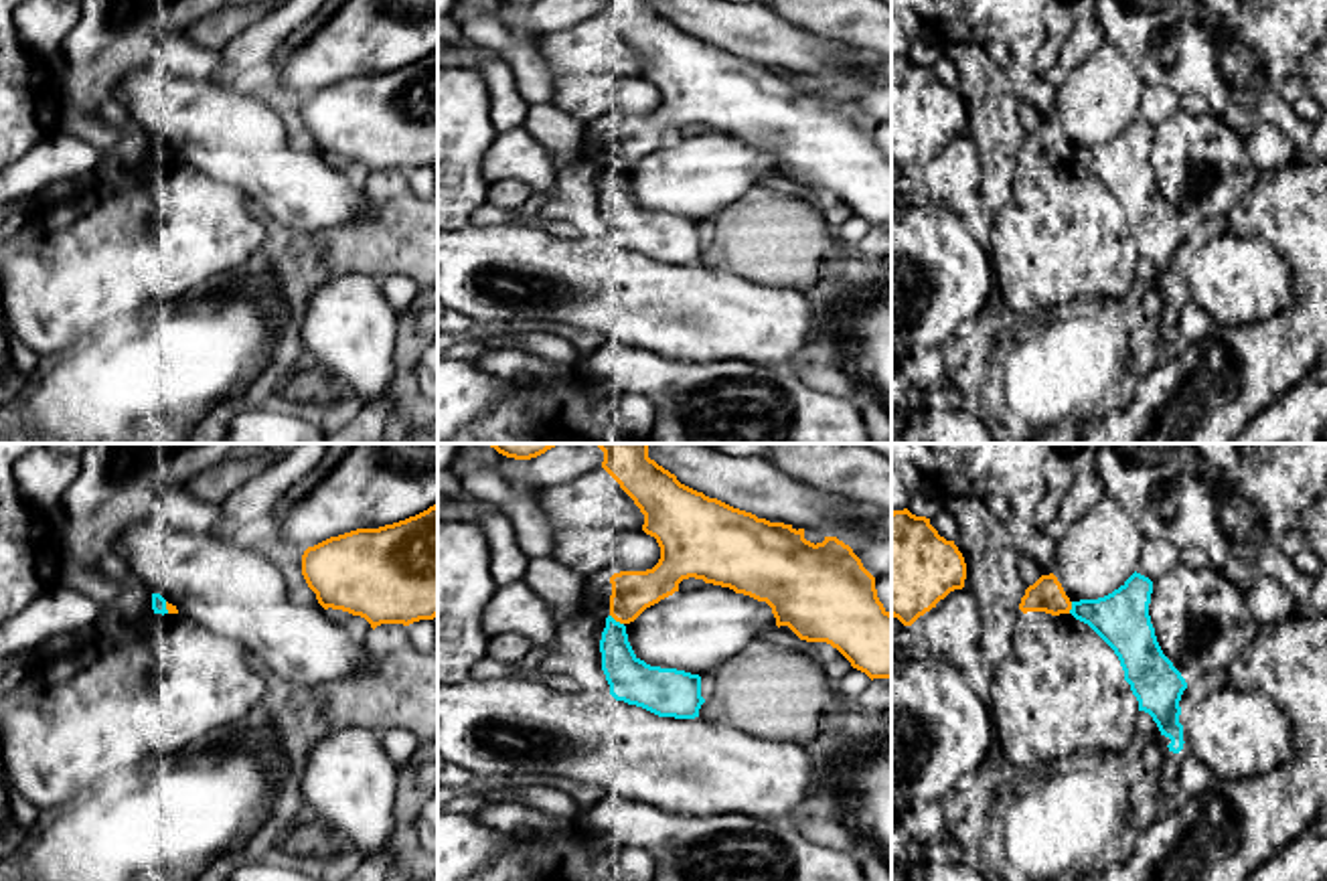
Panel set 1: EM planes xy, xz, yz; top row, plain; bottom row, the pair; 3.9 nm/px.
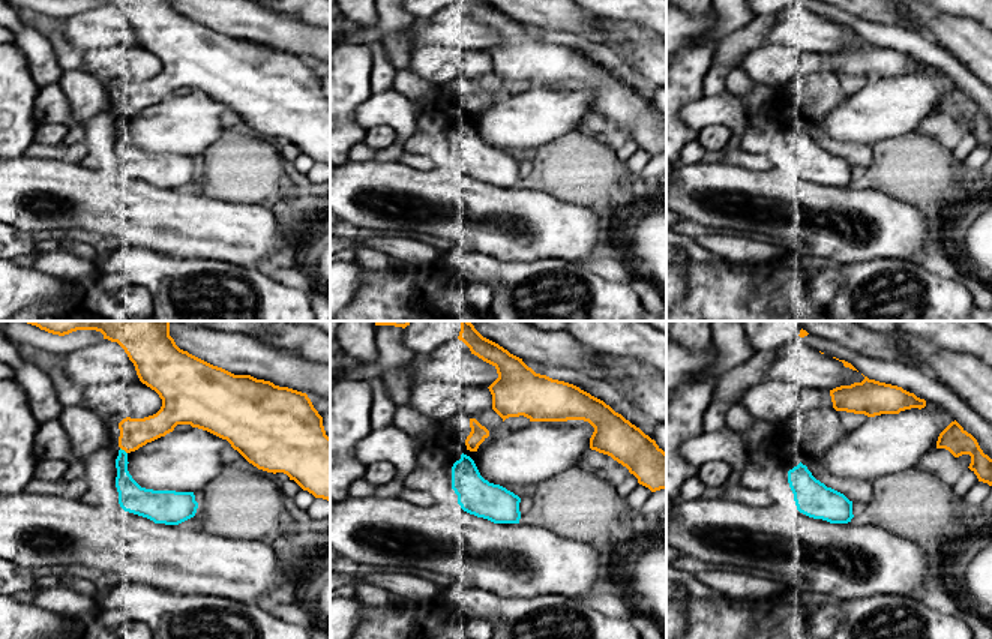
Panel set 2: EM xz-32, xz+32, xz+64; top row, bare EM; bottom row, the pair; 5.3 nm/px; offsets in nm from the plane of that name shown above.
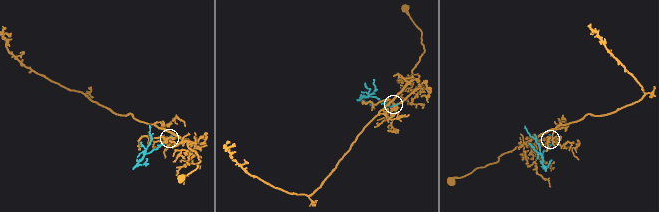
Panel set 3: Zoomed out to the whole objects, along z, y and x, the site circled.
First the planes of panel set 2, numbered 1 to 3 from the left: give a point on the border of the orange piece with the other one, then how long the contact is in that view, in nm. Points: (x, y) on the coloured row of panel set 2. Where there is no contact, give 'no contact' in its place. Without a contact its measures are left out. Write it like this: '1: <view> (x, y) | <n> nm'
1: xz-32 (123, 450) | 50 nm
2: no contact
3: no contact

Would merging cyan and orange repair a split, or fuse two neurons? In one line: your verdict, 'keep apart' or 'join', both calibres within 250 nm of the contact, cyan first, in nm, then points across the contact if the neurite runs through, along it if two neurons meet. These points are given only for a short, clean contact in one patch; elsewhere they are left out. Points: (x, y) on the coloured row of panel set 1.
keep apart; calibres 180 and 170 nm

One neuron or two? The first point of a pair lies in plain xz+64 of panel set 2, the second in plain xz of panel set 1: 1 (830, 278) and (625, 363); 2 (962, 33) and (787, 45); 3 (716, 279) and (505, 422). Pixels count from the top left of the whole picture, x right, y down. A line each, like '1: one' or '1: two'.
1: two
2: two
3: one

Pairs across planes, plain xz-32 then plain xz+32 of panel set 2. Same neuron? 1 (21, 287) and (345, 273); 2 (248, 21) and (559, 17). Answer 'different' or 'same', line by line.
1: same
2: same

